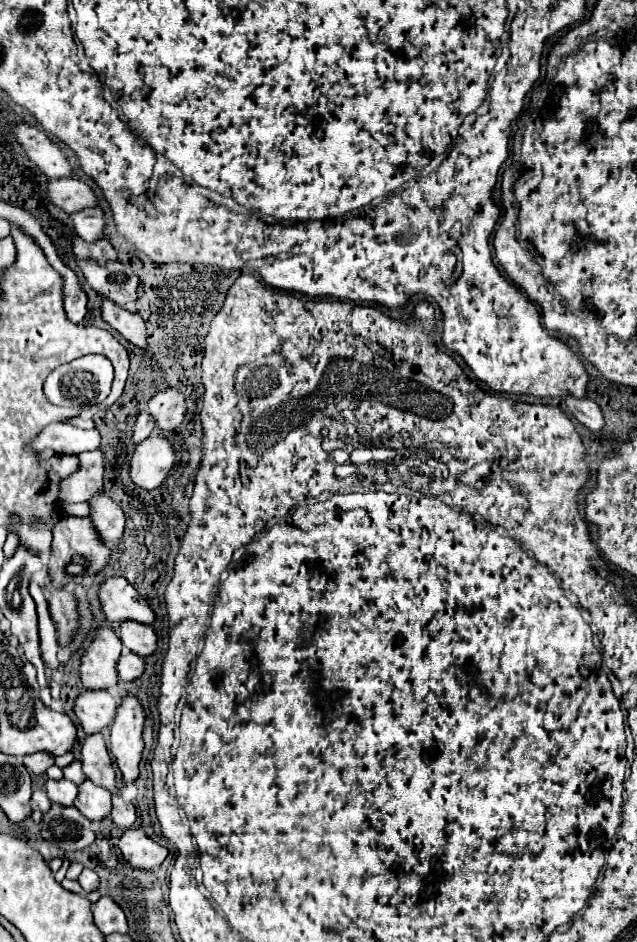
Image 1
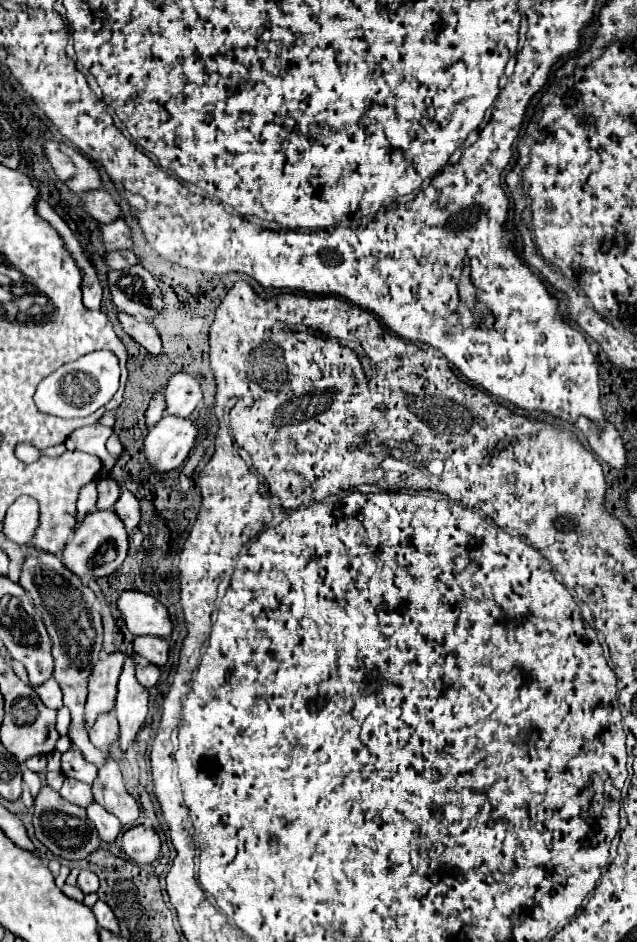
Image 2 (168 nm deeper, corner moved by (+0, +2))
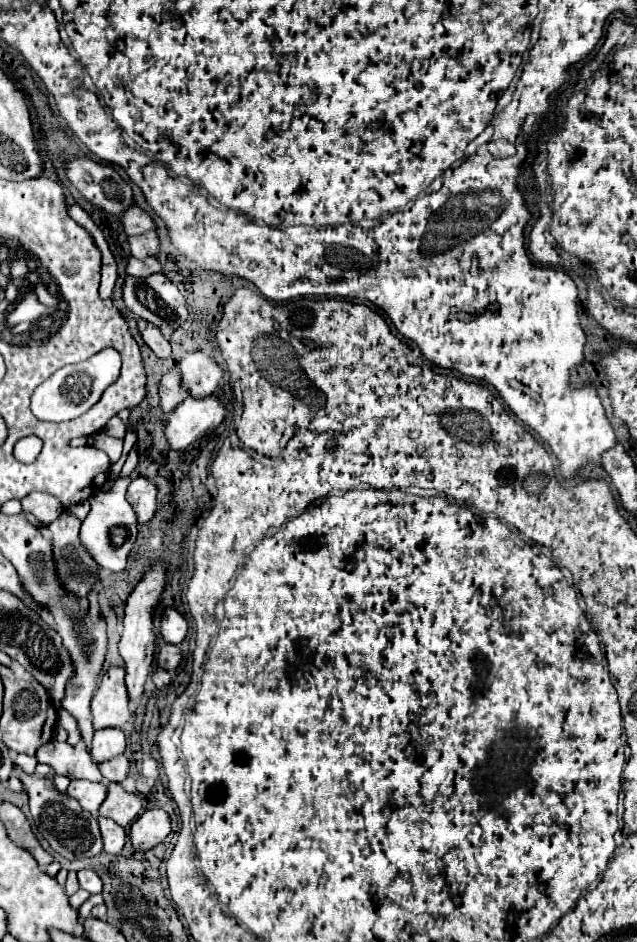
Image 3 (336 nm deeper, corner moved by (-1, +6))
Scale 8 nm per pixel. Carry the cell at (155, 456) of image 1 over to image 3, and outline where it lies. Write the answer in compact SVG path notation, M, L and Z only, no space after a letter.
M215 395L205 399L187 397L165 421L165 441L171 449L181 451L209 435L225 417L225 407Z

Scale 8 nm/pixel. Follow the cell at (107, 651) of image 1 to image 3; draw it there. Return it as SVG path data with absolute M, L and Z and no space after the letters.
M111 665L103 677L101 685L91 701L93 727L121 727L131 719L127 689L125 689L125 669L121 665Z

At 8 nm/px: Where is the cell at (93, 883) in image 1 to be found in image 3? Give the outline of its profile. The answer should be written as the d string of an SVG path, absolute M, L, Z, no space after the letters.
M81 869L77 873L79 877L79 887L89 891L89 893L101 893L101 879L97 877L97 873L89 871L89 869Z

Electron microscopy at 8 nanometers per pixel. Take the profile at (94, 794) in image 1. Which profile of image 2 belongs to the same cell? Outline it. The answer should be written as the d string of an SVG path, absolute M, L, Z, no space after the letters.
M92 803L92 805L86 809L86 813L88 813L88 817L94 821L100 839L106 841L106 843L114 843L116 837L118 837L118 833L122 831L120 821L118 821L114 815L110 815L106 809L102 809L102 805L96 805L96 803Z

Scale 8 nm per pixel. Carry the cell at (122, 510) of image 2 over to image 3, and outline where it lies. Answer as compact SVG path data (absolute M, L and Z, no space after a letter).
M135 477L127 489L127 501L137 513L139 523L147 523L157 507L157 487L149 483L145 477Z

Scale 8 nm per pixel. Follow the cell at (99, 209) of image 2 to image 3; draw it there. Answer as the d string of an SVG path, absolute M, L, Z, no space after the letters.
M131 205L129 209L125 209L125 213L121 213L121 225L127 235L139 235L149 229L155 229L153 219L137 205Z

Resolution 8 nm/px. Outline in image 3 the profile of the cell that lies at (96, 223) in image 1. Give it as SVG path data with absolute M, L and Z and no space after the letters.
M155 231L141 233L141 235L135 235L135 237L127 237L127 243L129 243L131 255L137 257L137 259L145 259L147 255L157 255L159 239L157 239Z

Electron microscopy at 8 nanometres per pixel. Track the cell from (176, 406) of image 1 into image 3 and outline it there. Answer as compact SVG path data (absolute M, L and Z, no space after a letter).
M199 351L185 355L183 361L179 363L179 371L181 371L181 385L189 391L191 397L197 399L213 395L217 383L223 377L217 363Z

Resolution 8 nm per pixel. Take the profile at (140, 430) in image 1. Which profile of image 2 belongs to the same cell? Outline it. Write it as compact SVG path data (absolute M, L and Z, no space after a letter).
M158 391L158 393L154 393L154 397L152 397L152 401L150 401L150 407L148 407L148 411L146 411L146 425L148 425L148 427L156 425L156 423L164 417L164 409L166 409L164 395Z

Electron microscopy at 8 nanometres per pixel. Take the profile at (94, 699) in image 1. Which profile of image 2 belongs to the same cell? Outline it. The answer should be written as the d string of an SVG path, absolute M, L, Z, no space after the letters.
M114 713L98 717L94 727L90 727L90 741L94 743L94 747L102 751L108 751L118 741L118 735L120 731L118 731L118 721Z

